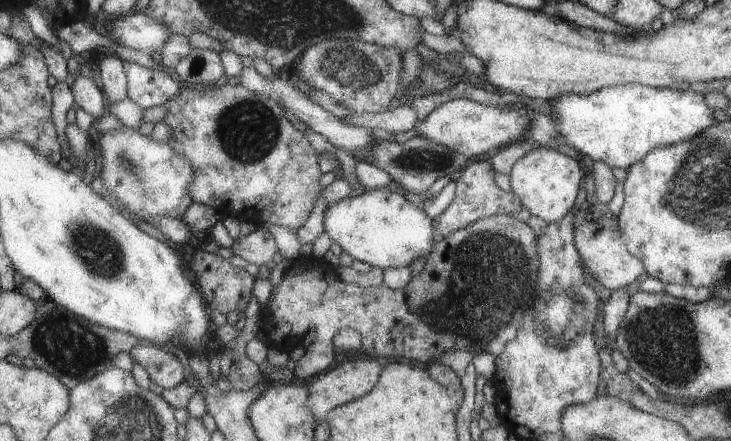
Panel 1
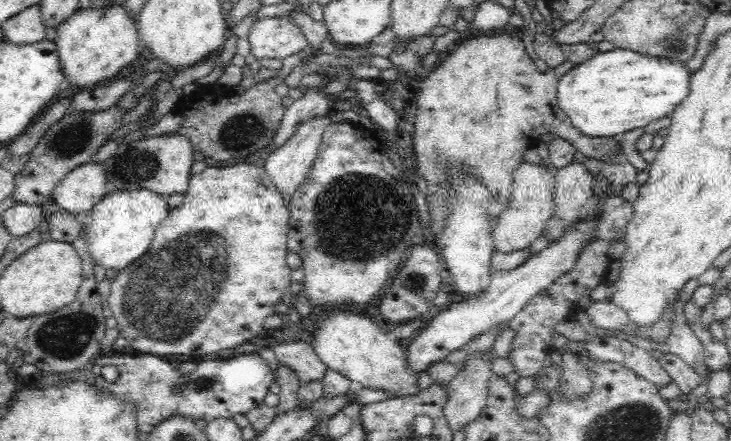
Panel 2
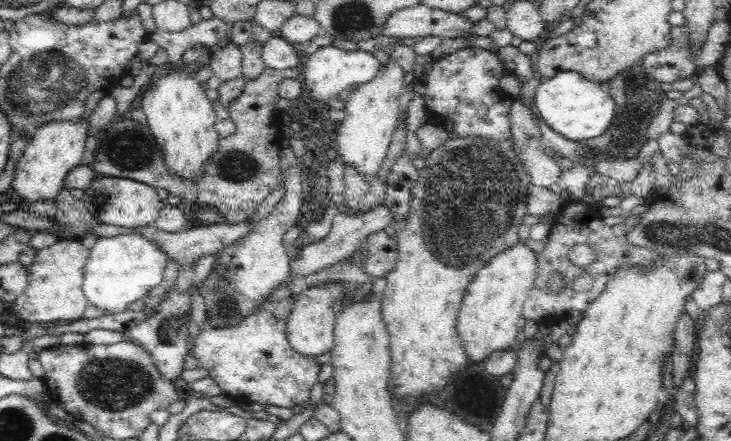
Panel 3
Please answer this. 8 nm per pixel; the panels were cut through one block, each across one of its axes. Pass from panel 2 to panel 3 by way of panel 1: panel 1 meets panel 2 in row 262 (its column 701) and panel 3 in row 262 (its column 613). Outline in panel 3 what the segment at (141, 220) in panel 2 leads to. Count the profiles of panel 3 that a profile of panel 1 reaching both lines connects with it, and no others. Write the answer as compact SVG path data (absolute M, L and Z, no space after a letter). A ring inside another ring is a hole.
M138 232L97 237L94 245L88 249L83 290L88 300L98 308L106 309L109 314L119 313L131 302L141 303L146 292L162 282L169 259L156 241L150 241Z

